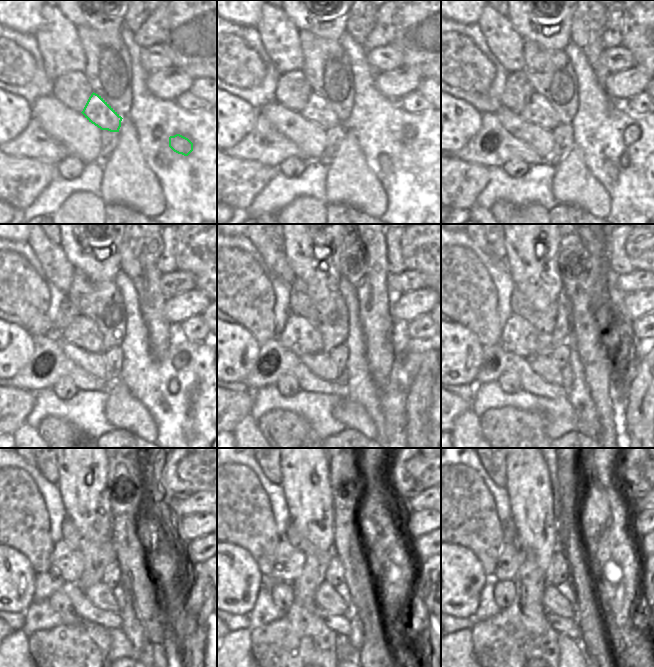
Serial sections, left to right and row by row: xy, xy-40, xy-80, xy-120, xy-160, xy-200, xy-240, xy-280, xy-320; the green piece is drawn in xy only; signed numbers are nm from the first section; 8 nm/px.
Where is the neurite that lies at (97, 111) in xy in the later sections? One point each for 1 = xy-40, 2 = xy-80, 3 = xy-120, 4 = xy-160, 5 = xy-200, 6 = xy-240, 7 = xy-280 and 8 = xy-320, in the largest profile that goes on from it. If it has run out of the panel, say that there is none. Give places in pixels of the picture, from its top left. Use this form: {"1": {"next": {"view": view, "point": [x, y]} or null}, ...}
{"1": {"next": {"view": "xy-40", "point": [316, 110]}}, "2": {"next": {"view": "xy-80", "point": [538, 111]}}, "3": {"next": {"view": "xy-120", "point": [83, 333]}}, "4": {"next": {"view": "xy-160", "point": [298, 336]}}, "5": {"next": {"view": "xy-200", "point": [518, 336]}}, "6": {"next": {"view": "xy-240", "point": [67, 563]}}, "7": {"next": {"view": "xy-280", "point": [289, 562]}}, "8": {"next": {"view": "xy-320", "point": [511, 557]}}}

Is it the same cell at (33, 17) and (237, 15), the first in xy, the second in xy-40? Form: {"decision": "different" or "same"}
{"decision": "same"}

